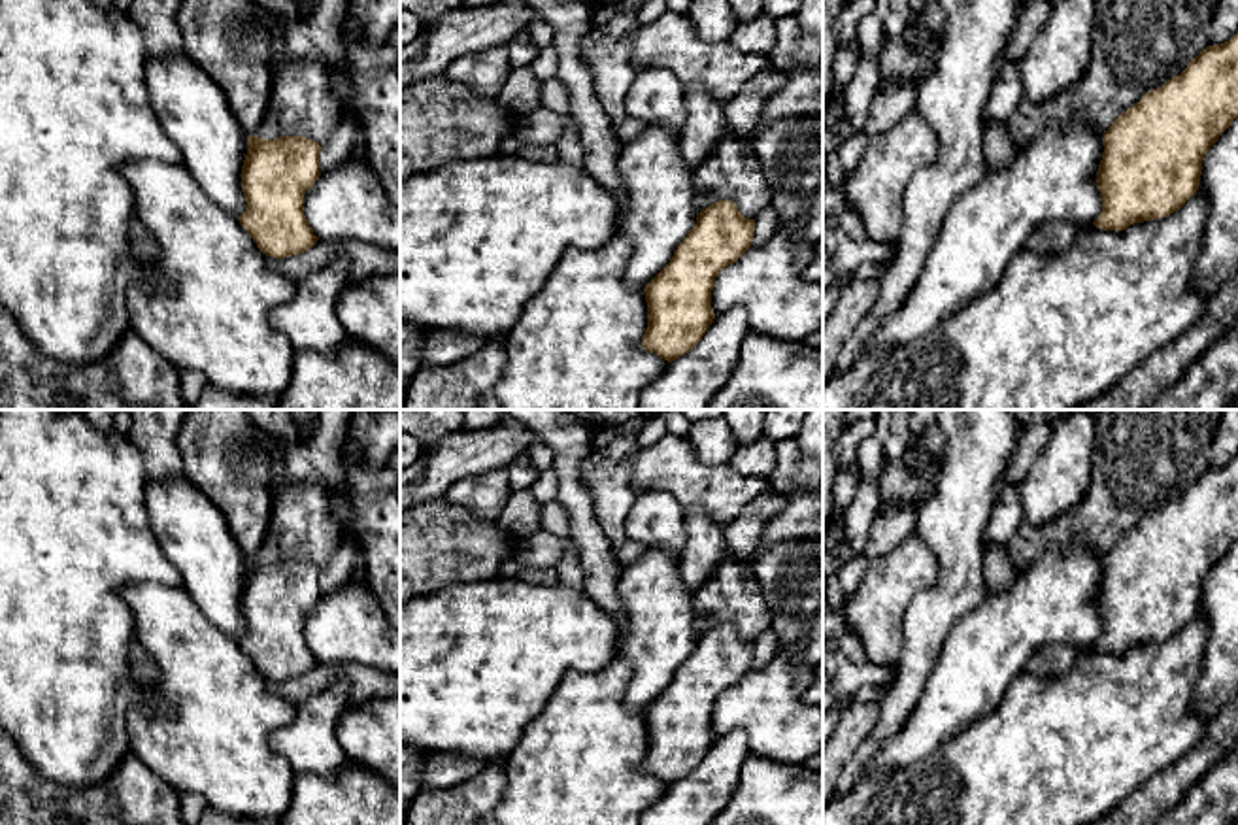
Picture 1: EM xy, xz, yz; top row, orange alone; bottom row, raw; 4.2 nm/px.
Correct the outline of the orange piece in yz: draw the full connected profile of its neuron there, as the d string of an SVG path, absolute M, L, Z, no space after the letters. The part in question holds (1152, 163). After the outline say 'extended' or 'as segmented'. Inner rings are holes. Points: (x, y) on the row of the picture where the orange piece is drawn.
M1238 30L1229 42L1202 49L1179 76L1146 93L1104 132L1096 172L1102 211L1093 225L1127 230L1178 211L1198 191L1204 155L1236 117Z | as segmented

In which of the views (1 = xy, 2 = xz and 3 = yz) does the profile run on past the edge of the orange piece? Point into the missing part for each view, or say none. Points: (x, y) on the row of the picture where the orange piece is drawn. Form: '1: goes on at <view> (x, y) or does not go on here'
1: does not go on here
2: does not go on here
3: does not go on here

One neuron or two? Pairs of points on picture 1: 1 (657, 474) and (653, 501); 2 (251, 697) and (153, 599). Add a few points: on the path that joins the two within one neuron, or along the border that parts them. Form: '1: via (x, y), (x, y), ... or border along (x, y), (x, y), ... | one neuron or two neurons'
1: border along (638, 493), (665, 489), (684, 512) | two neurons
2: via (227, 674), (176, 623) | one neuron

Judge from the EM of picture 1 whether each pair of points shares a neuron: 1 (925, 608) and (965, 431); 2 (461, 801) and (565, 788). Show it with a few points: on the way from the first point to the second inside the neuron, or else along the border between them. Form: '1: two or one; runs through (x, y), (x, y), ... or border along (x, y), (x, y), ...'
1: one; runs through (957, 565), (957, 508), (965, 489), (965, 474)
2: two; border along (504, 767), (504, 791), (497, 805)

